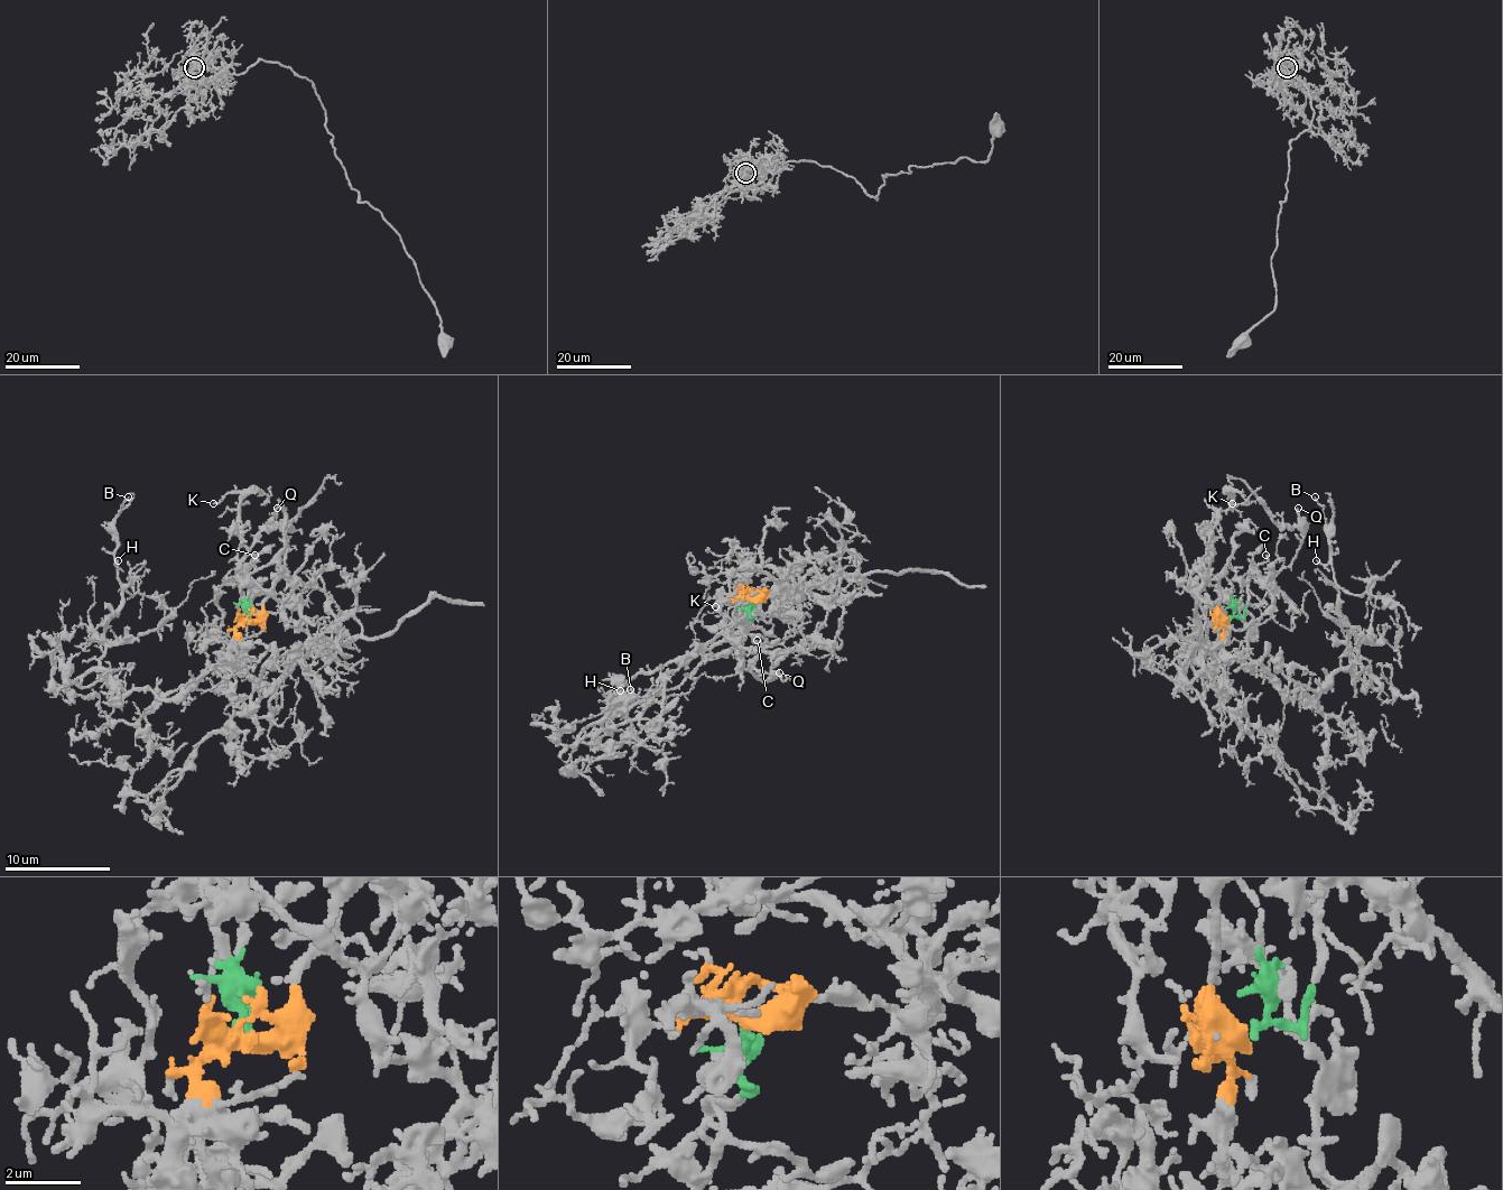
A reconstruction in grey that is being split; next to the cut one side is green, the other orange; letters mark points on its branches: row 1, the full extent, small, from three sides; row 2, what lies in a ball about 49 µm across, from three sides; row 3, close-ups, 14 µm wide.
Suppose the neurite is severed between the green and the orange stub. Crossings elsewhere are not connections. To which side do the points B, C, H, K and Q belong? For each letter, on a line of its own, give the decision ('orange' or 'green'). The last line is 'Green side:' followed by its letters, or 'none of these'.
B: orange
C: green
H: orange
K: orange
Q: green
Green side: C, Q

